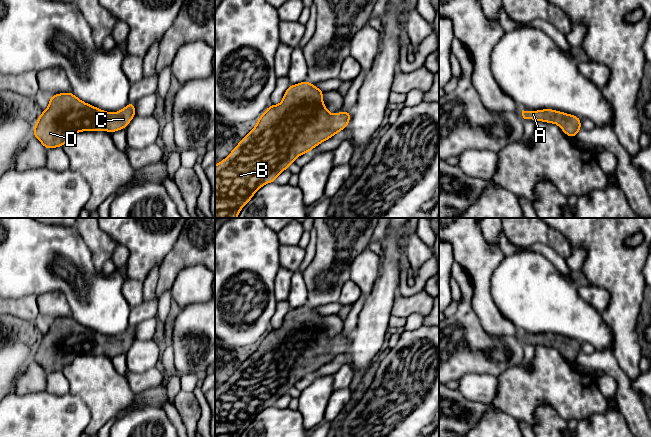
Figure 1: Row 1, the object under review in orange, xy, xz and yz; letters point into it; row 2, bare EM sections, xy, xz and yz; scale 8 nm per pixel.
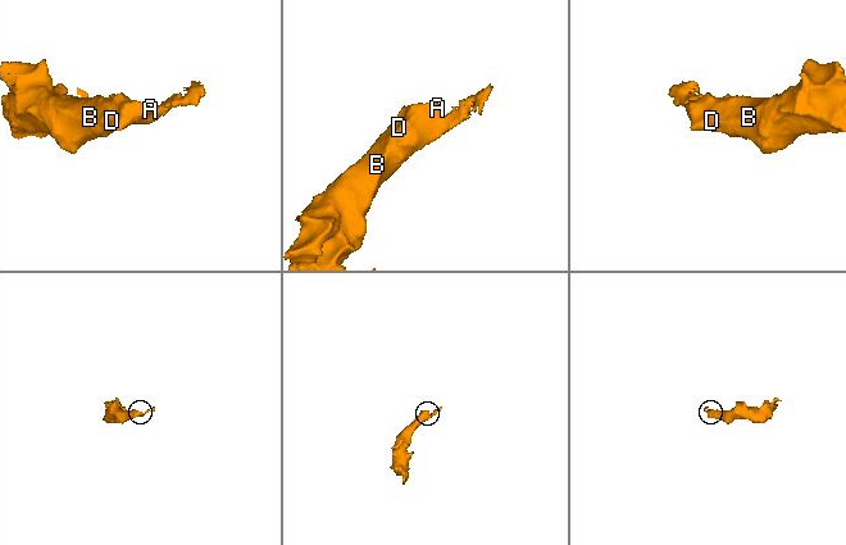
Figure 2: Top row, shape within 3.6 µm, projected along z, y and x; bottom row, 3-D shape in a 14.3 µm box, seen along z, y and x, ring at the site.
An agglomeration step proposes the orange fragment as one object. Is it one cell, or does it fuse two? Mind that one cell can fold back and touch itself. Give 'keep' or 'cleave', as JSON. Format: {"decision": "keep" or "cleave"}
{"decision": "keep"}

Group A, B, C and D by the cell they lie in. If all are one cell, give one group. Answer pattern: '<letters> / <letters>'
A B C D

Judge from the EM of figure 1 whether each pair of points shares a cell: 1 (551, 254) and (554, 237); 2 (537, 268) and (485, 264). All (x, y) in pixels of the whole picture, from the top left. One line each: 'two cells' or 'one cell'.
1: two cells
2: two cells

